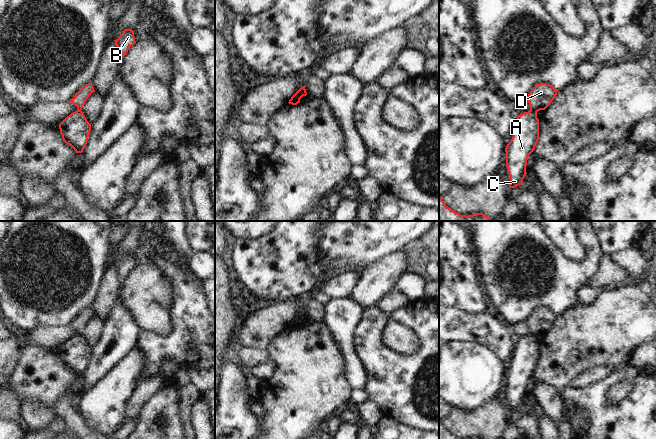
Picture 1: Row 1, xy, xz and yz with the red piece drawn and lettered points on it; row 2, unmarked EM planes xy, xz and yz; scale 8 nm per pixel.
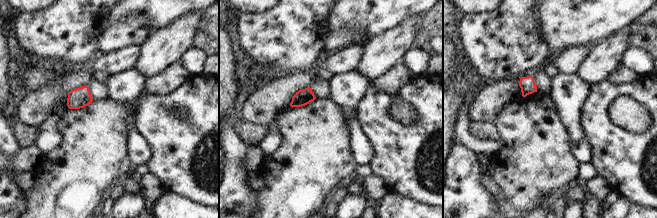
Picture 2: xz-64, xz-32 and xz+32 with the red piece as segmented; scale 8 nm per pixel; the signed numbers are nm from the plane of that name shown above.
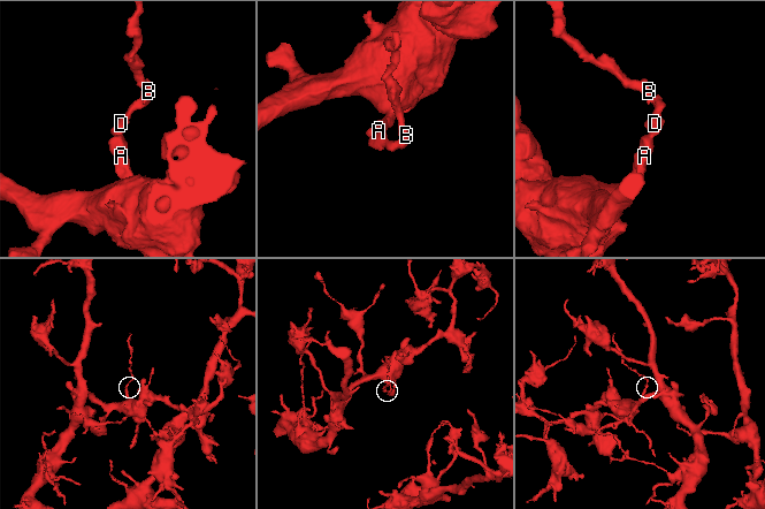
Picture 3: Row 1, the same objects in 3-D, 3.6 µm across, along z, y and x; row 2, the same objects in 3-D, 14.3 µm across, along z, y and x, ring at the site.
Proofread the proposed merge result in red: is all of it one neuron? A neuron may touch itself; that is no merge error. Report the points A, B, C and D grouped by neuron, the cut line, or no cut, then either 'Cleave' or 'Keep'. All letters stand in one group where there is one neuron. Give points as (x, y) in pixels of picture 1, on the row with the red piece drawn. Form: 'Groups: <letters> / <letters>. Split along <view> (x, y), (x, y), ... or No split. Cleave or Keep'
Groups: A C / B D. Split along yz (530, 109), (536, 112). Cleave.

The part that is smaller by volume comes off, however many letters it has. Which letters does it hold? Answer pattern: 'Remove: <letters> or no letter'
Remove: B, D

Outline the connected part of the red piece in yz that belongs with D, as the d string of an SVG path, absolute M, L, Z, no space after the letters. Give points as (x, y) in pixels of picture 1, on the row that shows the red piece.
M536 84L526 97L530 105L530 110L532 112L545 110L554 100L557 92L558 91L550 84Z

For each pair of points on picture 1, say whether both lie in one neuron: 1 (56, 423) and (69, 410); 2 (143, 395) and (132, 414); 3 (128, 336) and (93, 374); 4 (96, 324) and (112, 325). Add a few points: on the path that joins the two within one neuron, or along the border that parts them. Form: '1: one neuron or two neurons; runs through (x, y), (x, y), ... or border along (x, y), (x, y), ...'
1: two neurons; border along (55, 415), (69, 428)
2: one neuron; runs through (138, 400), (132, 406), (132, 409)
3: one neuron; runs through (119, 345), (100, 365)
4: two neurons; border along (104, 321), (99, 338), (93, 346)

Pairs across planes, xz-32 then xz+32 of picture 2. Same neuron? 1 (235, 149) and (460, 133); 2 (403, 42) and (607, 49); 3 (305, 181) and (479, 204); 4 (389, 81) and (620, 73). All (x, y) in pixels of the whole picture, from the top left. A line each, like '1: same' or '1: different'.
1: different
2: same
3: different
4: same

